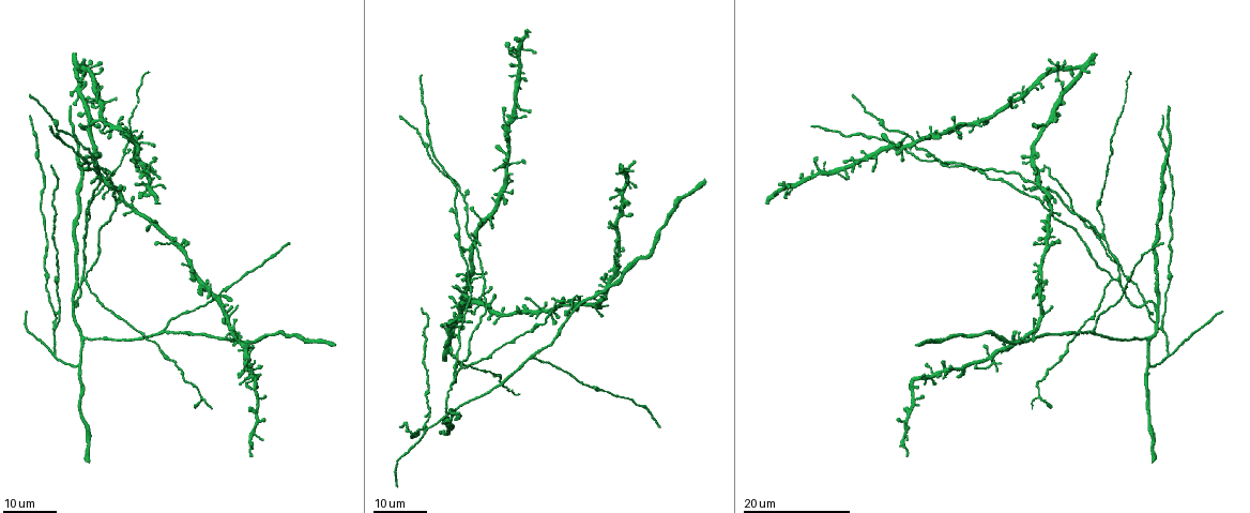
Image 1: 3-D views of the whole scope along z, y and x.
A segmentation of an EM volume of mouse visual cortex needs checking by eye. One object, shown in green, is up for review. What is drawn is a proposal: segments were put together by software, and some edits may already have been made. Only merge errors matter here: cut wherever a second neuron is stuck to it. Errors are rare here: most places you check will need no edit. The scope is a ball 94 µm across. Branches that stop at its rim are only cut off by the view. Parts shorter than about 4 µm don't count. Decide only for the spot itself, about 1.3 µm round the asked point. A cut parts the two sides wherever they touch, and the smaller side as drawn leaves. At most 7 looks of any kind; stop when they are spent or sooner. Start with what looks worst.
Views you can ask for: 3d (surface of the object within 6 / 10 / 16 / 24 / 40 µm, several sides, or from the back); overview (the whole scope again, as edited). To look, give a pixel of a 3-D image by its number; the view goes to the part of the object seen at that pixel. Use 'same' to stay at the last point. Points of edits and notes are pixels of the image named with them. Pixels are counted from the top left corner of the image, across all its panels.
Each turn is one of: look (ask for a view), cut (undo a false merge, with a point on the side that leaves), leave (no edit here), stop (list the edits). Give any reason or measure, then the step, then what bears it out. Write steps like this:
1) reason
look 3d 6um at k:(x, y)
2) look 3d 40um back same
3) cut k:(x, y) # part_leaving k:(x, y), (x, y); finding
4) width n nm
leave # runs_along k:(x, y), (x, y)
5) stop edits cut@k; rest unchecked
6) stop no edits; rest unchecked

four arms meet
look 3d 16um at 1:(454, 381)

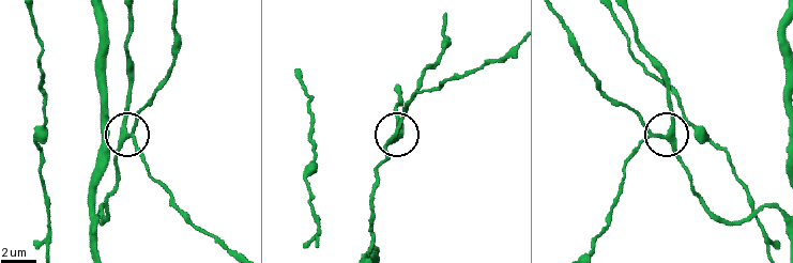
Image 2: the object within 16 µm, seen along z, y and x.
look 3d 10um at 2:(127, 136)

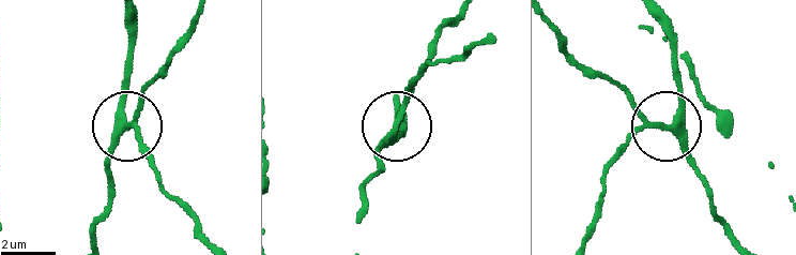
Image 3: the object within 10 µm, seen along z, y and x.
arms 4
cut 3:(149, 154) # part_leaving 3:(137, 128), (159, 188), (205, 242); two neurons meet here

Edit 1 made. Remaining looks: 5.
see it whole again
look overview

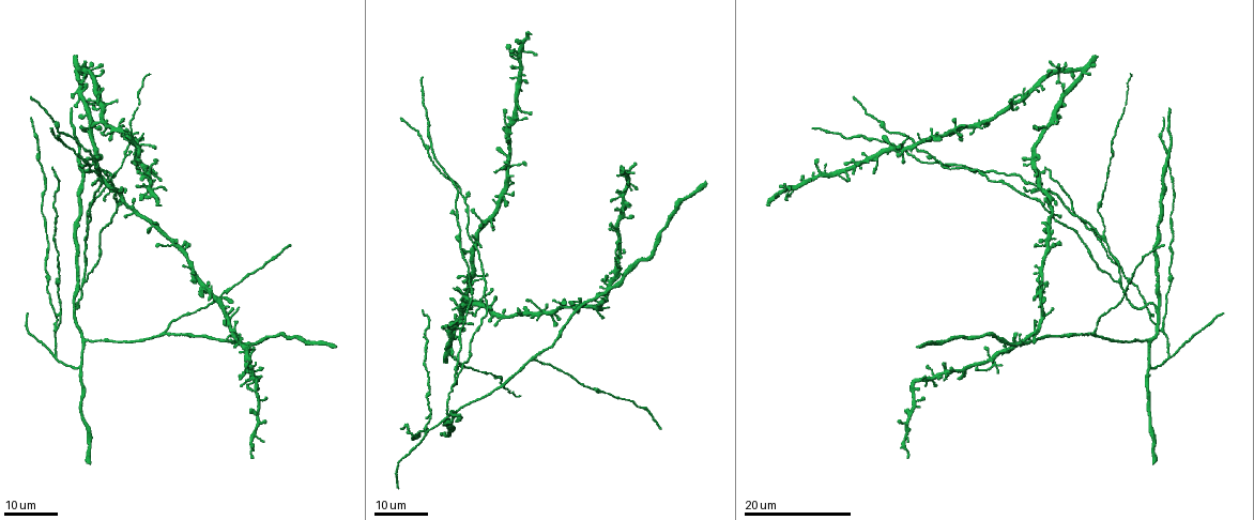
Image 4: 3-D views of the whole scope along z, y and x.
small branch off a trunk
look 3d 16um at 4:(426, 427)

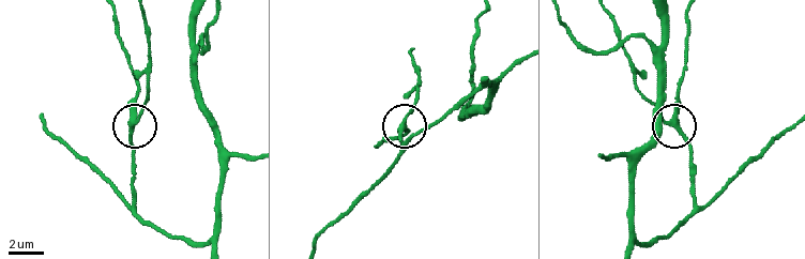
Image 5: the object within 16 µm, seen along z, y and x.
look 3d 6um at 5:(135, 120)

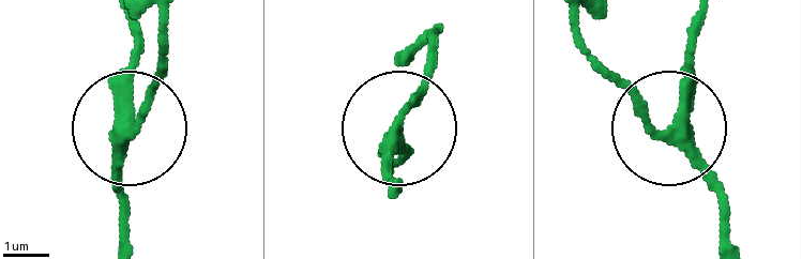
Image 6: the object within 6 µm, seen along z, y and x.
leave # runs_along 6:(129, 244), (118, 152), (164, 52); continuous, no second neuron

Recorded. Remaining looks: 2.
two arms in line, one across
look 3d 16um at 4:(1102, 238)

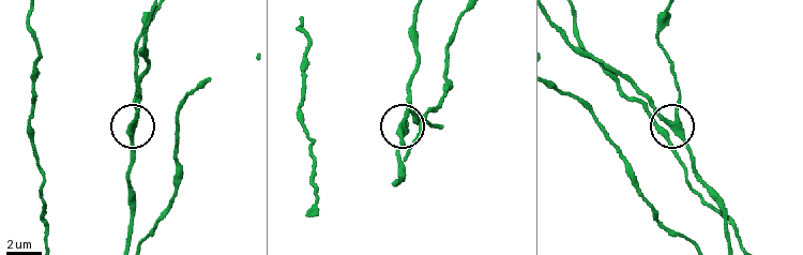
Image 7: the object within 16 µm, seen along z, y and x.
closer look
look 3d 10um at 7:(674, 123)

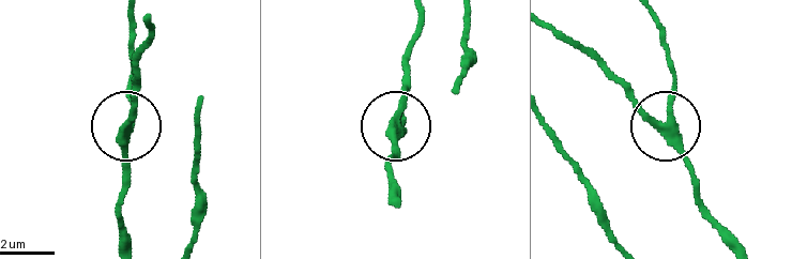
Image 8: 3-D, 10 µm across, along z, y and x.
leave # runs_along 8:(739, 243), (699, 195), (665, 125), (676, 77), (669, 45); all the same neuron

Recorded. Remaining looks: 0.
stop edits cut@3; rest unchecked

